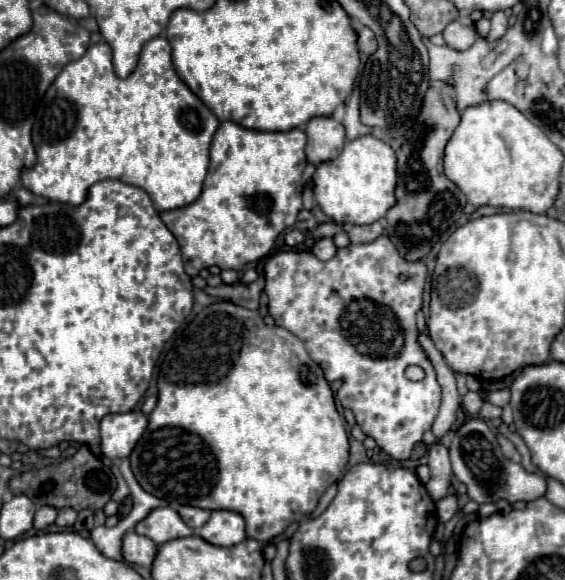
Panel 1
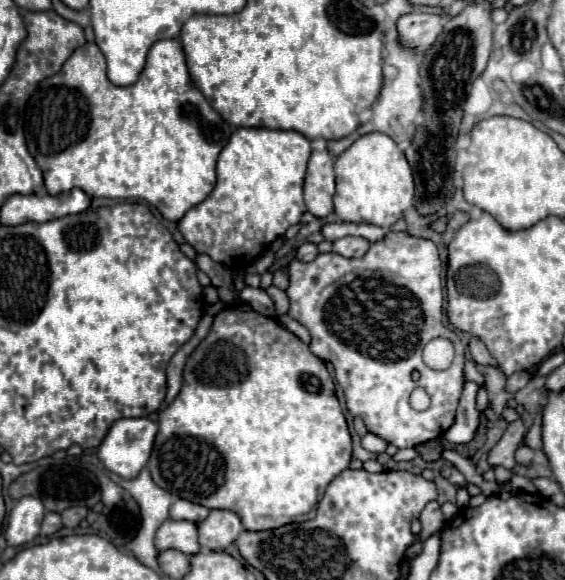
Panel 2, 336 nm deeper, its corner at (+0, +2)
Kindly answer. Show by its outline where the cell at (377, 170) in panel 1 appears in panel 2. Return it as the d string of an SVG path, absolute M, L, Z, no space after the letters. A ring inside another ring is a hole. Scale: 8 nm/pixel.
M380 132L360 136L348 150L344 150L334 164L336 194L334 210L342 222L368 222L390 228L402 218L402 212L412 206L414 178L404 152L396 142Z

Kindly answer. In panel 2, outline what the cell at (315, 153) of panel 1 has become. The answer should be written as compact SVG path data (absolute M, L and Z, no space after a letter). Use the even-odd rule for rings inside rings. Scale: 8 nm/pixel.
M328 150L312 152L306 180L304 180L304 204L306 210L316 218L326 218L334 206L334 162Z

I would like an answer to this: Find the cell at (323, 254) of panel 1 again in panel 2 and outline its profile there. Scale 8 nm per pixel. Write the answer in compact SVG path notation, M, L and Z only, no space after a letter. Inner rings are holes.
M302 244L298 250L296 250L296 258L298 260L302 260L302 262L312 262L314 258L318 256L318 248L316 248L316 244Z

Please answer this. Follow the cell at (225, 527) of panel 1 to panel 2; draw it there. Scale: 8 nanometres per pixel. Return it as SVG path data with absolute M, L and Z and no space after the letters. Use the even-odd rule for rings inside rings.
M210 510L210 516L200 522L200 546L202 550L224 550L244 530L238 514L230 510Z

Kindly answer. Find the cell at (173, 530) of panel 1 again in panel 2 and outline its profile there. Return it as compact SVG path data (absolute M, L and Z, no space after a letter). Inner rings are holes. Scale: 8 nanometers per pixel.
M168 520L160 530L156 532L156 548L160 552L176 548L188 556L200 552L198 544L198 528L194 522L176 522Z

